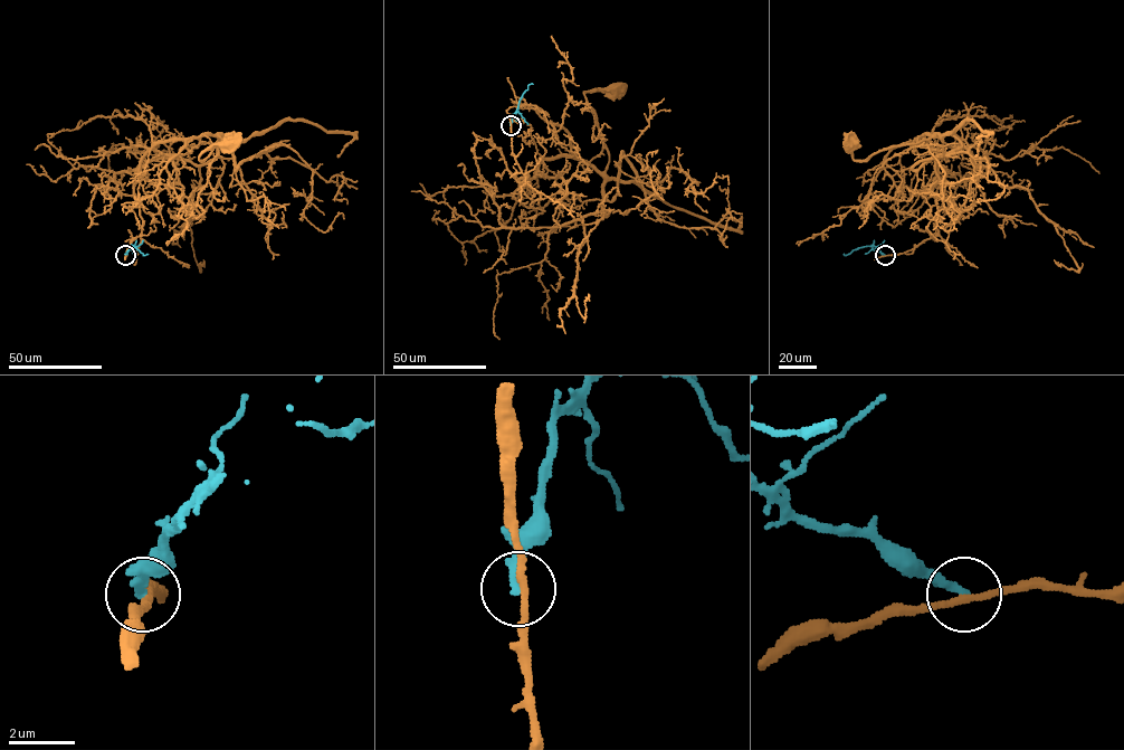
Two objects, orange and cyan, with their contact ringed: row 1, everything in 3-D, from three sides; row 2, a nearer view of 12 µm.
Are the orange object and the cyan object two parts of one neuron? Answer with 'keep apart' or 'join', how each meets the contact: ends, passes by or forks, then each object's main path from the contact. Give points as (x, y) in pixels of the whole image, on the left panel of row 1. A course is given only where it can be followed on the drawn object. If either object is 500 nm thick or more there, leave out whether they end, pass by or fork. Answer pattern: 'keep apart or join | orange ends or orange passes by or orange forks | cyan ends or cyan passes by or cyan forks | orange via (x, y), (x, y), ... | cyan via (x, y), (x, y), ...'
keep apart | orange passes by | cyan ends | orange via (125, 255), (141, 234), (134, 183), (148, 151), (218, 135), (224, 142), (203, 160), (213, 144), (228, 142) | cyan via (125, 255), (133, 246), (143, 255), (148, 254)

